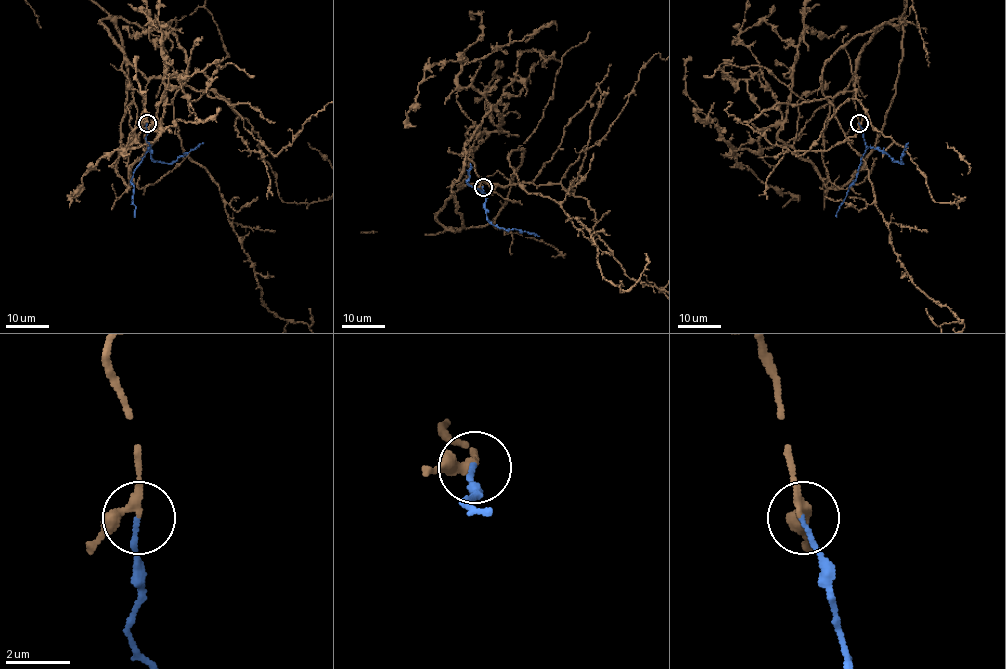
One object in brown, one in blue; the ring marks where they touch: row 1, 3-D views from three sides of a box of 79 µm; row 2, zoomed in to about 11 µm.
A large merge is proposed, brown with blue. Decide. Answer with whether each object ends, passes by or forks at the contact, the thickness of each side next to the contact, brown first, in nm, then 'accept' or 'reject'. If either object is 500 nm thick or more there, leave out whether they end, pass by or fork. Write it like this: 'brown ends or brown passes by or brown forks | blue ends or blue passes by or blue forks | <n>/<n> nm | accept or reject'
brown passes by | blue ends | 240/130 nm | accept

